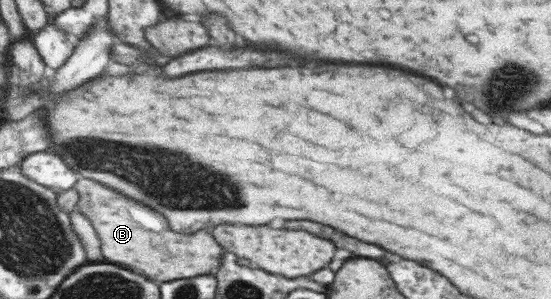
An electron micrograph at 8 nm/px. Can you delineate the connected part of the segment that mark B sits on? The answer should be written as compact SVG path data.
M77 178L73 189L78 192L75 209L90 219L106 261L126 265L128 269L134 269L134 273L146 273L150 281L158 283L211 275L220 267L220 247L206 231L200 229L190 235L174 233L160 213L94 180Z

